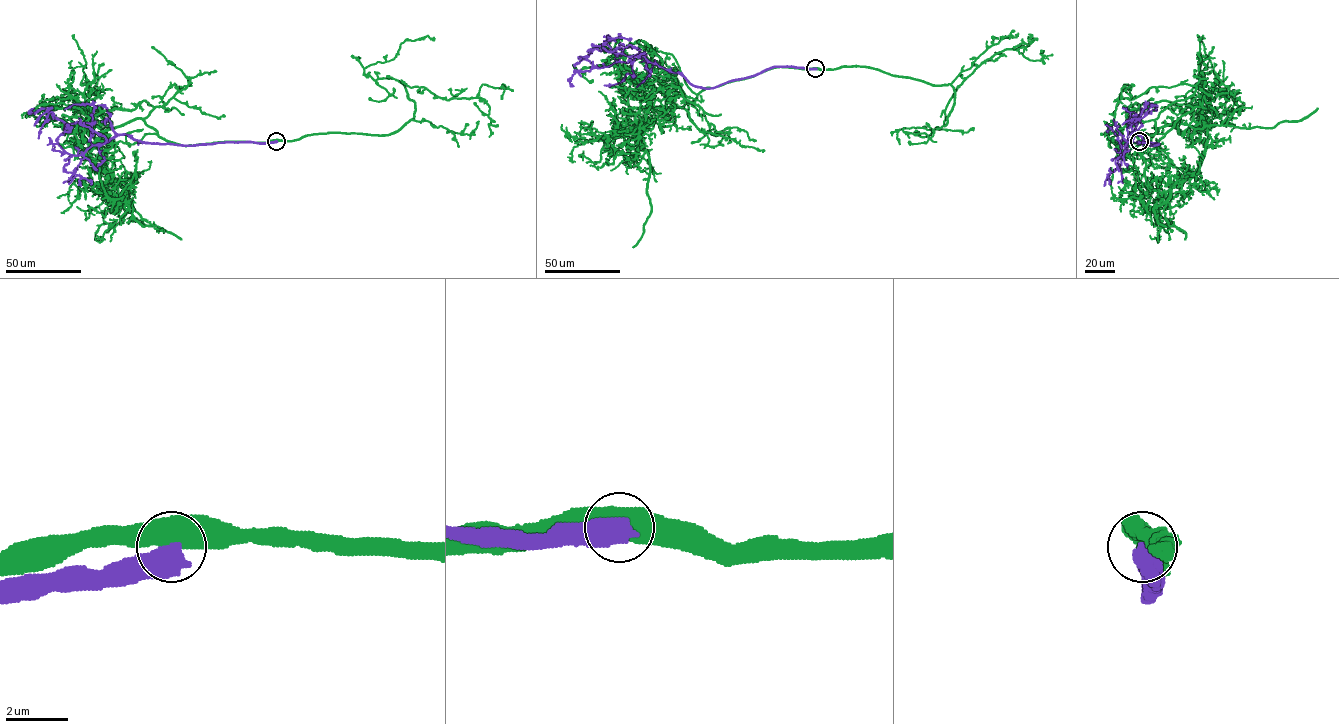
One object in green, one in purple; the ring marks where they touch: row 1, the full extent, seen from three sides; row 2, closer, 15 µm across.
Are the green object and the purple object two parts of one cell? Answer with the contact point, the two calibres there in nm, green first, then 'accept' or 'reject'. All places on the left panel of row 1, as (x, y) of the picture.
(276, 141) | 440/700 nm | reject

